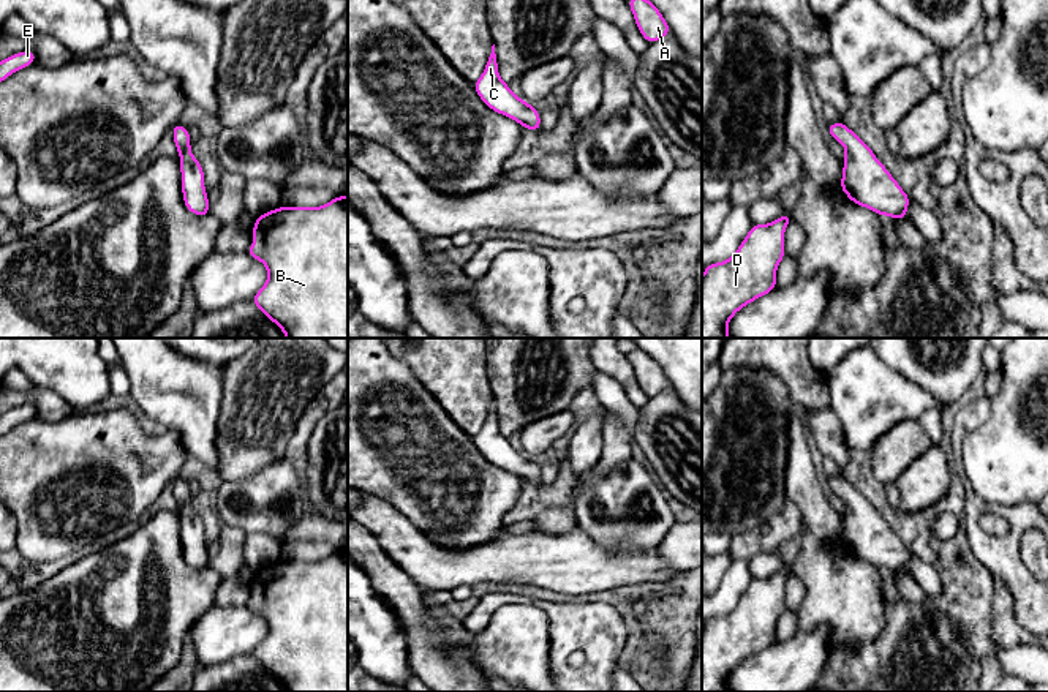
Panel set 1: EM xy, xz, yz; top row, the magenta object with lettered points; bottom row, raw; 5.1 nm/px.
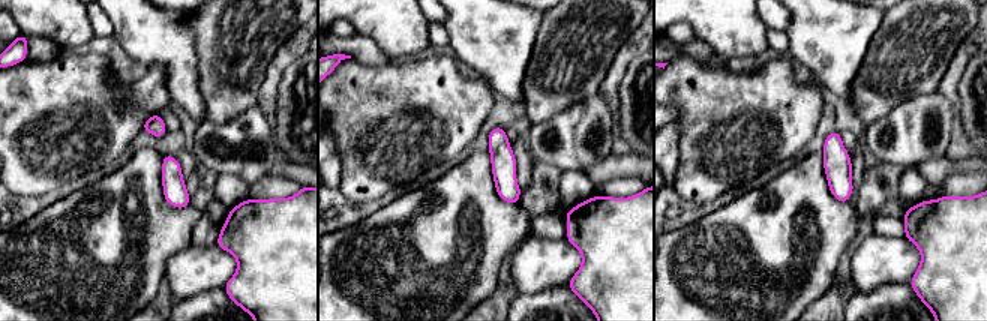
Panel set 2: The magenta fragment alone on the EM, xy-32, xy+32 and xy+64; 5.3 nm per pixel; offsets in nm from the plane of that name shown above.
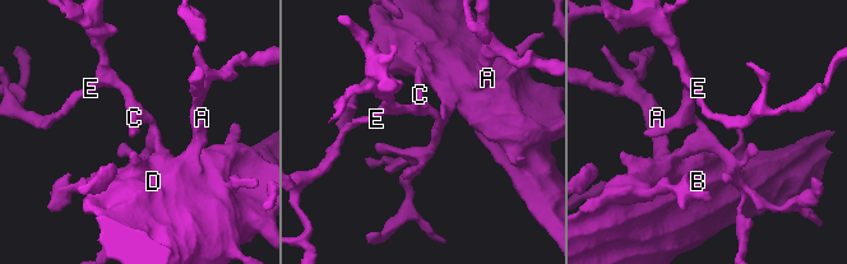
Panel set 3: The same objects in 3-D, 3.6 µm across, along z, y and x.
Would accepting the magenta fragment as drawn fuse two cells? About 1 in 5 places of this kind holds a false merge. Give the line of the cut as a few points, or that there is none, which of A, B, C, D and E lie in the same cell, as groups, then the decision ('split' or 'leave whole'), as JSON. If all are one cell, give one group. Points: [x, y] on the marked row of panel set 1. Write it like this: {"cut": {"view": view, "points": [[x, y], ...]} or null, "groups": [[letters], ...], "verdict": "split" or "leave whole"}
{"cut": null, "groups": [["A", "B", "C", "D", "E"]], "verdict": "leave whole"}

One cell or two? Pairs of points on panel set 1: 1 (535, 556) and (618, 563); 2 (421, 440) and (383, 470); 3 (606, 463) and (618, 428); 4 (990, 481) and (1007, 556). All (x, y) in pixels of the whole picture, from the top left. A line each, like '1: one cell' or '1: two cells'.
1: one cell
2: one cell
3: one cell
4: two cells

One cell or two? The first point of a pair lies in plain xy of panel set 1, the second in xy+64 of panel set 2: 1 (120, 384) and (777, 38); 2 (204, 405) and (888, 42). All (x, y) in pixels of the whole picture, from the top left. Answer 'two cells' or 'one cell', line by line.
1: one cell
2: two cells

